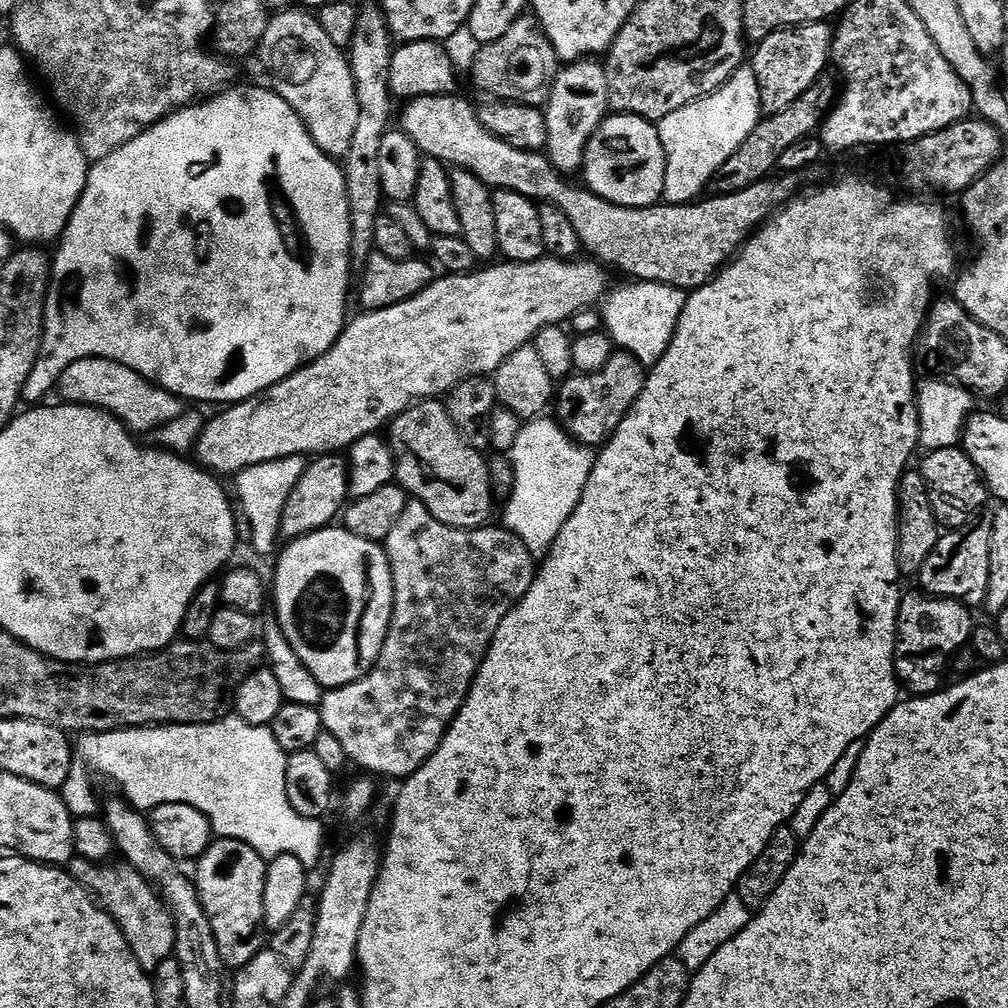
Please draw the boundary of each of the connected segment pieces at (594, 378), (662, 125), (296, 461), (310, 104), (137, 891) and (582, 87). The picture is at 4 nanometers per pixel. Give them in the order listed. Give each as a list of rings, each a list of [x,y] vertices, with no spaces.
[[[613,351],[610,362],[594,374],[573,374],[559,385],[554,400],[555,419],[561,428],[585,446],[600,446],[618,430],[628,411],[638,402],[644,389],[646,365],[628,352]]]
[[[742,66],[735,74],[723,84],[718,91],[701,100],[690,102],[682,106],[682,110],[674,110],[674,114],[666,114],[666,118],[658,121],[662,150],[666,153],[666,182],[664,183],[663,203],[690,204],[705,195],[704,187],[715,181],[718,173],[723,169],[726,158],[730,158],[750,138],[756,128],[757,122],[762,119],[760,111],[760,91],[758,78],[751,66]]]
[[[291,456],[288,459],[276,459],[274,462],[260,463],[246,471],[240,472],[234,480],[240,500],[240,512],[250,521],[252,526],[251,549],[268,556],[277,551],[278,538],[281,539],[283,531],[283,518],[286,502],[298,484],[298,479],[305,473],[308,462],[305,457]]]
[[[289,6],[277,11],[266,26],[266,38],[262,38],[259,59],[264,59],[264,68],[272,75],[271,87],[302,118],[310,138],[327,156],[343,158],[350,150],[358,127],[358,94],[354,90],[354,74],[349,57],[322,30],[319,19],[303,7]]]
[[[73,859],[70,874],[102,905],[105,912],[120,927],[138,966],[151,974],[166,958],[176,951],[176,927],[172,921],[172,913],[167,904],[160,898],[160,893],[147,878],[136,868],[112,864],[113,862],[97,862],[94,860]]]
[[[589,58],[565,63],[557,71],[556,77],[552,79],[552,89],[548,95],[548,103],[543,105],[542,108],[546,118],[546,155],[548,161],[556,167],[561,176],[572,178],[575,177],[575,172],[577,175],[583,169],[586,146],[590,142],[590,138],[594,138],[598,126],[602,126],[602,122],[608,119],[610,115],[609,98],[610,90],[606,82],[606,70],[599,59]]]

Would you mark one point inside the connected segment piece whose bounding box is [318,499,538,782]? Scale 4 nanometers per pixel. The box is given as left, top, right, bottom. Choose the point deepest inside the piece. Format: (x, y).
(453, 587)

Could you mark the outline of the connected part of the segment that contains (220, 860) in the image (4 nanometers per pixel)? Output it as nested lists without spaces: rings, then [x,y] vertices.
[[[213,839],[212,845],[195,861],[194,883],[196,893],[200,895],[202,906],[206,910],[206,918],[212,927],[214,942],[218,946],[218,954],[225,968],[239,970],[261,952],[266,944],[266,929],[264,926],[264,891],[266,890],[266,870],[268,865],[260,857],[258,850],[246,846],[246,842],[237,840]]]

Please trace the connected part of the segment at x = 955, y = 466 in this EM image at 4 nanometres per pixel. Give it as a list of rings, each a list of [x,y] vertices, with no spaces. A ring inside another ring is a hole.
[[[963,447],[943,448],[927,453],[918,464],[918,471],[928,487],[932,509],[941,529],[965,528],[981,515],[984,503],[990,500],[988,485],[978,466],[964,452]]]

